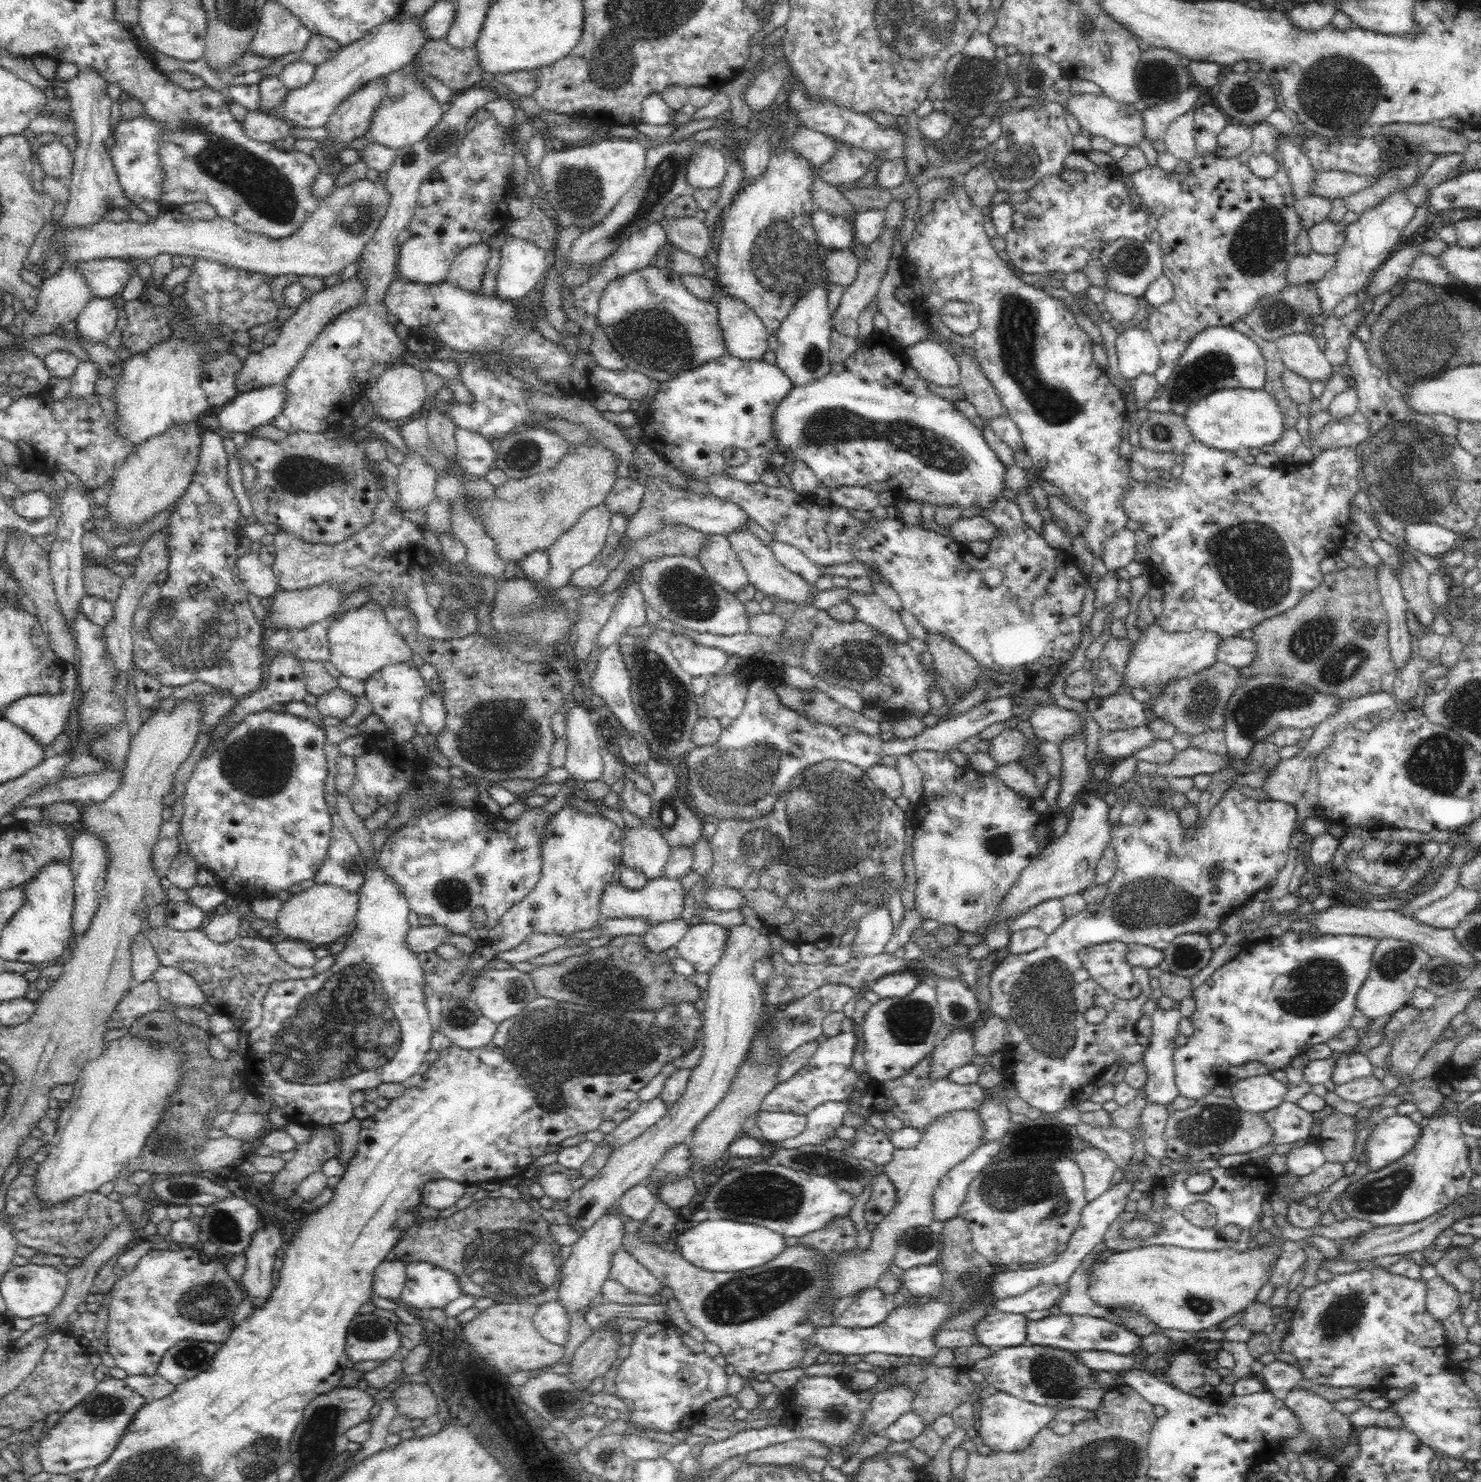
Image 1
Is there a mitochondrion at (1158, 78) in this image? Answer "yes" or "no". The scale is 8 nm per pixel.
yes

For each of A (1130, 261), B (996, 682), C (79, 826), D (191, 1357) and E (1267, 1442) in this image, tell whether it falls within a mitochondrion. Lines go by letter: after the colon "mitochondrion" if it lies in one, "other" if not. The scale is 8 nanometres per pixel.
A: mitochondrion
B: other
C: other
D: mitochondrion
E: other

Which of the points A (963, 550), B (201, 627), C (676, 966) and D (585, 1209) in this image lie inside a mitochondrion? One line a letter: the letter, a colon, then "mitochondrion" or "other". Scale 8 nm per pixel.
A: other
B: mitochondrion
C: other
D: other

